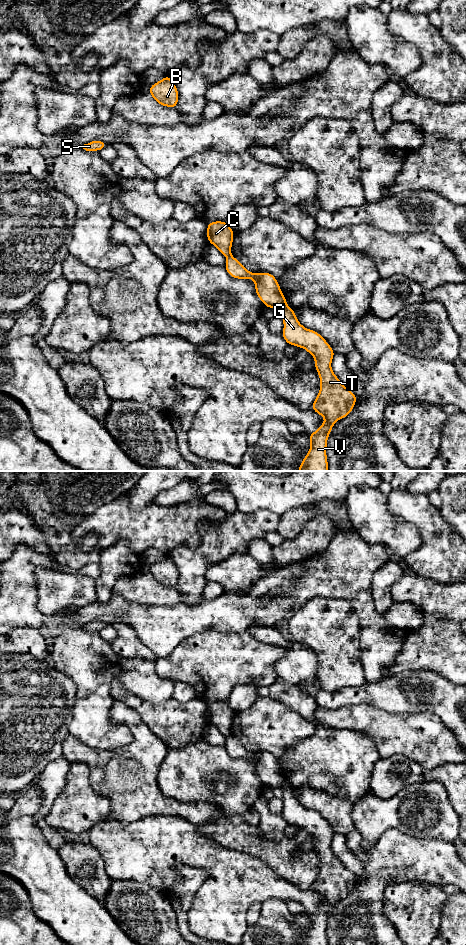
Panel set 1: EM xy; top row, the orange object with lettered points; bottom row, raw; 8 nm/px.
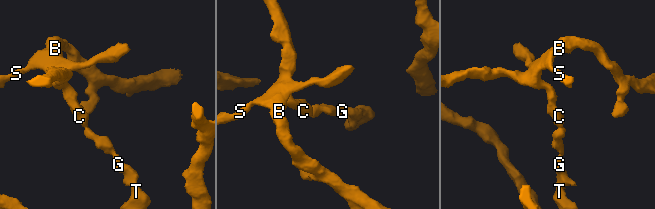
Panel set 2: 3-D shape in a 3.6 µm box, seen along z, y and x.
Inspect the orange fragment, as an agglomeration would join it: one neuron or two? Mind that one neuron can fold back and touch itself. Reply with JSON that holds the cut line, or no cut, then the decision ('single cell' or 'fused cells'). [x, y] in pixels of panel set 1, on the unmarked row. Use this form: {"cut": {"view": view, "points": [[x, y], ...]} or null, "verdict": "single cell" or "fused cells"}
{"cut": {"view": "xy", "points": [[230, 735], [227, 737]]}, "verdict": "fused cells"}

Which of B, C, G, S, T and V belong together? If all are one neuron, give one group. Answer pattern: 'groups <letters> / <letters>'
groups B C S / G T V

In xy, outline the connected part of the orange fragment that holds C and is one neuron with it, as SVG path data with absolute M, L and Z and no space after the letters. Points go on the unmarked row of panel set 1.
M214 701L207 703L207 719L226 737L231 736L234 712L228 702Z

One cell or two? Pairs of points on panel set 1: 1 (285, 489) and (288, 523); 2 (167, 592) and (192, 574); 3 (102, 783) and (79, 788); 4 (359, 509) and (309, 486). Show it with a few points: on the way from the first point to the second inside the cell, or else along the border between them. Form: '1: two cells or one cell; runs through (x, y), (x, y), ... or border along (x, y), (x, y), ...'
1: two cells; border along (310, 504), (287, 510), (280, 516)
2: two cells; border along (175, 588), (182, 596), (181, 602)
3: two cells; border along (85, 763), (89, 772), (90, 786), (109, 801)
4: two cells; border along (362, 485), (353, 485), (344, 500)

